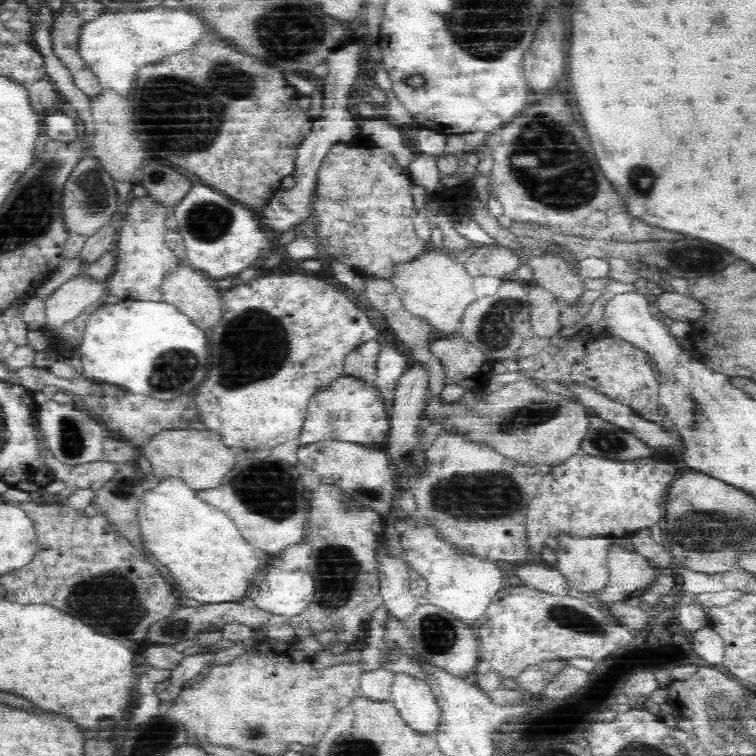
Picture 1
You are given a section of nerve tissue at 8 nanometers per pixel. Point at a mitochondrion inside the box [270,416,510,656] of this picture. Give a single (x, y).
(340, 569)

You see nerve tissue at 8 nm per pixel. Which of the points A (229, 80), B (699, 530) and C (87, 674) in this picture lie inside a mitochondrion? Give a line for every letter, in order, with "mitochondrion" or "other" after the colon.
A: mitochondrion
B: mitochondrion
C: other

